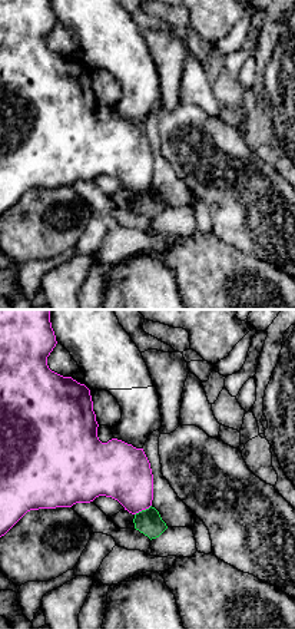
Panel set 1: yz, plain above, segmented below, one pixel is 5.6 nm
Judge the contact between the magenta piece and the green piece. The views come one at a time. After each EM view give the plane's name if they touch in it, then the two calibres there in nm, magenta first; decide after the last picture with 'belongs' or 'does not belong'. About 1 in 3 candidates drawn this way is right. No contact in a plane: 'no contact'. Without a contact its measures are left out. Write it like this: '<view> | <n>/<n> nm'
yz | 320/140 nm

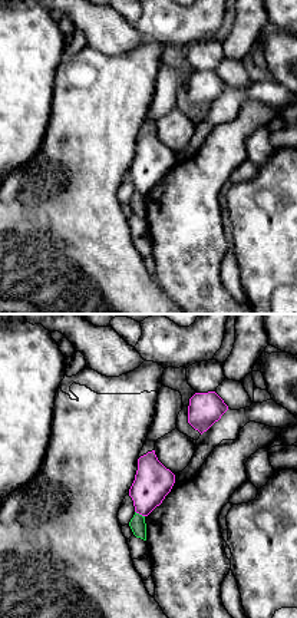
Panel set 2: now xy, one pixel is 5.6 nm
xy | 220/90 nm

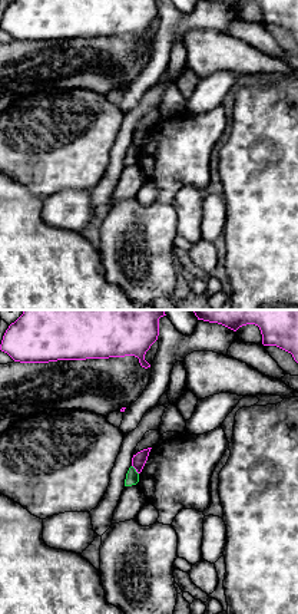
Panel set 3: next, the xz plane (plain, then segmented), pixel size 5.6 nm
xz | 80/80 nm

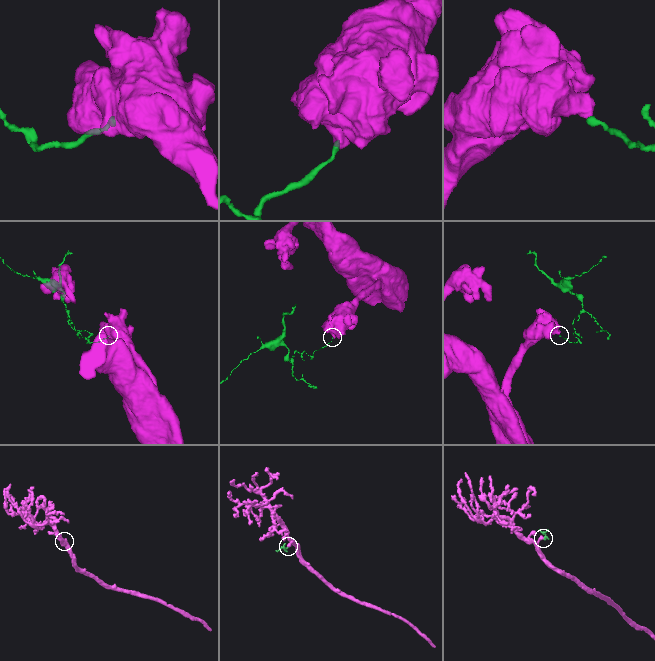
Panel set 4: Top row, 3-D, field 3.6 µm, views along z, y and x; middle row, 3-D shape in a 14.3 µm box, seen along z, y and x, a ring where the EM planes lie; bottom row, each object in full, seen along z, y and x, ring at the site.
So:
does not belong

